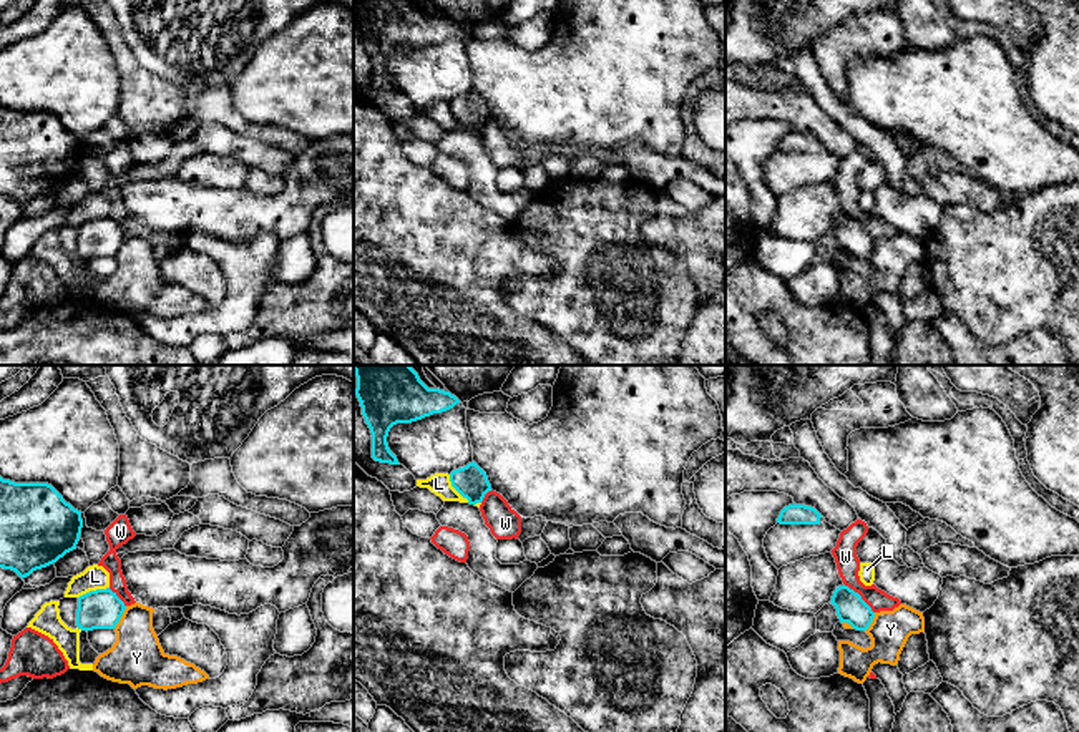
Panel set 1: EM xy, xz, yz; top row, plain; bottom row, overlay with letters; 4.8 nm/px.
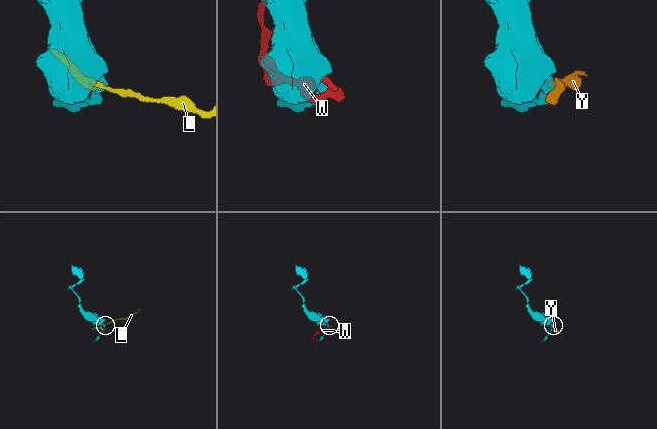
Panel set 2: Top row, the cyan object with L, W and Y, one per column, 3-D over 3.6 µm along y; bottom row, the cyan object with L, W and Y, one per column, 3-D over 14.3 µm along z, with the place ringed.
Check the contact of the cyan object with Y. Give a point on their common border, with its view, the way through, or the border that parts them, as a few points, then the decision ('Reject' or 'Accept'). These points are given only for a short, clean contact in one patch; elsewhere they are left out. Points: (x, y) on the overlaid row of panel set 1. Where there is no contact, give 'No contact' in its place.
Touches cyan at xy (120, 618). Boundary: xy (126, 606), (113, 628). Reject

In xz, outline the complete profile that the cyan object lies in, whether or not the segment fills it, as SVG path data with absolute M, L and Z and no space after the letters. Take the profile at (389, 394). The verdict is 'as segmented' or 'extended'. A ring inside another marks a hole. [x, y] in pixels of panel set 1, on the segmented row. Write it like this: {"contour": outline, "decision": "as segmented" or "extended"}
{"contour": "M354 365L362 415L372 433L372 458L380 463L400 465L390 451L387 437L393 425L412 423L453 408L460 400L450 392L428 388L410 365Z", "decision": "as segmented"}

